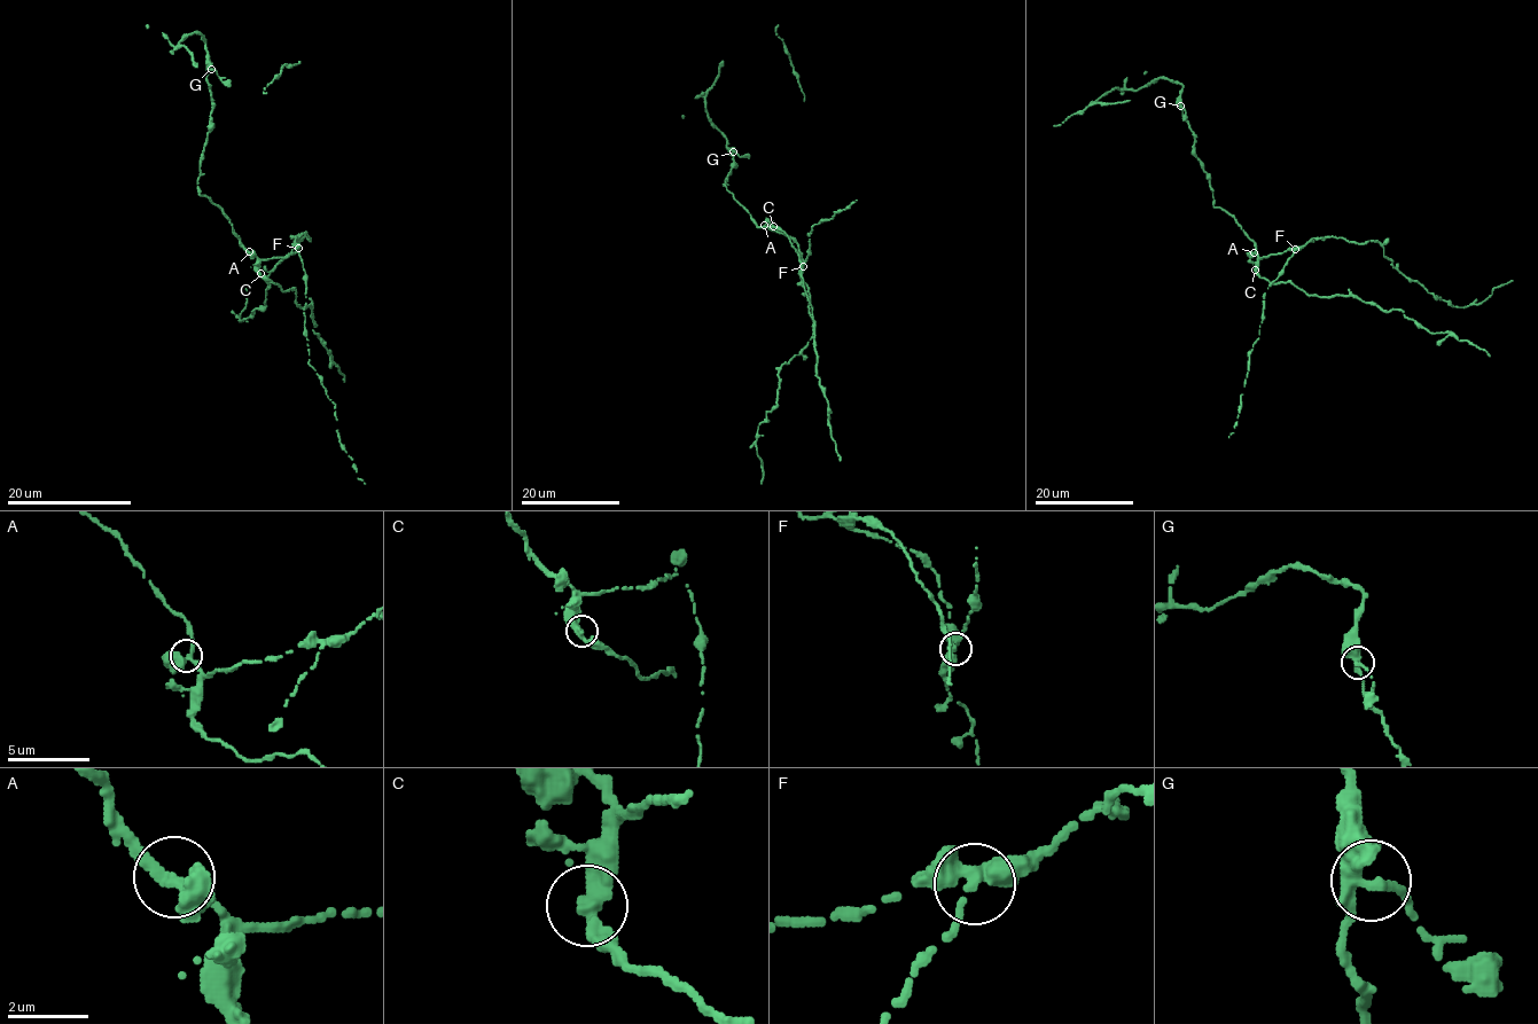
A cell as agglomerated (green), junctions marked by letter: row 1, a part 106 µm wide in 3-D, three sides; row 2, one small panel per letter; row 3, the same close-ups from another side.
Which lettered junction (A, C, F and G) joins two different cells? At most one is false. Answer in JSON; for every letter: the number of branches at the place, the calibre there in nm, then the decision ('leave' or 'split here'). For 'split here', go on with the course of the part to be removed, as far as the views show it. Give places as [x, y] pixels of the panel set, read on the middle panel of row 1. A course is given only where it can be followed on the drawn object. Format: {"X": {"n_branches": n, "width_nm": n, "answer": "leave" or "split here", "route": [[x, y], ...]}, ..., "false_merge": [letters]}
{"A": {"n_branches": 3, "width_nm": 320, "answer": "leave"}, "C": {"n_branches": 2, "width_nm": 380, "answer": "leave"}, "F": {"n_branches": 3, "width_nm": 320, "answer": "split here", "route": [[803, 266], [809, 255], [807, 234], [811, 227], [856, 201]]}, "G": {"n_branches": 3, "width_nm": 320, "answer": "leave"}, "false_merge": ["F"]}

